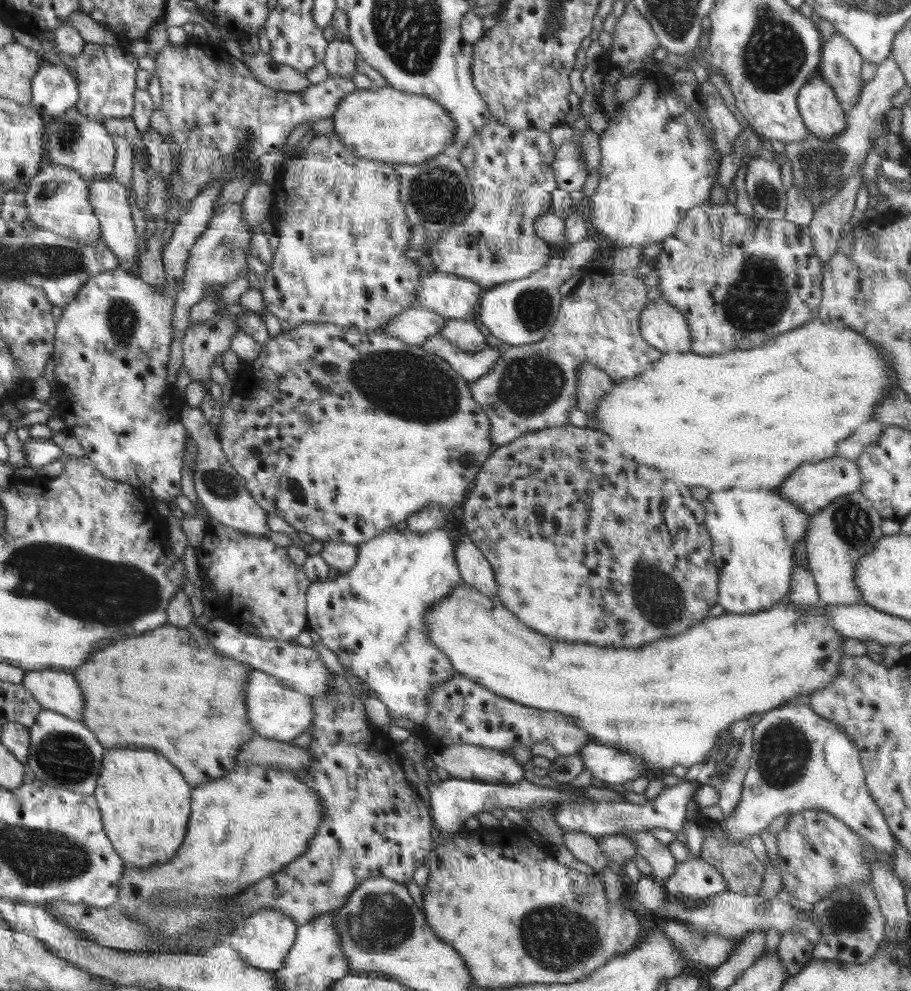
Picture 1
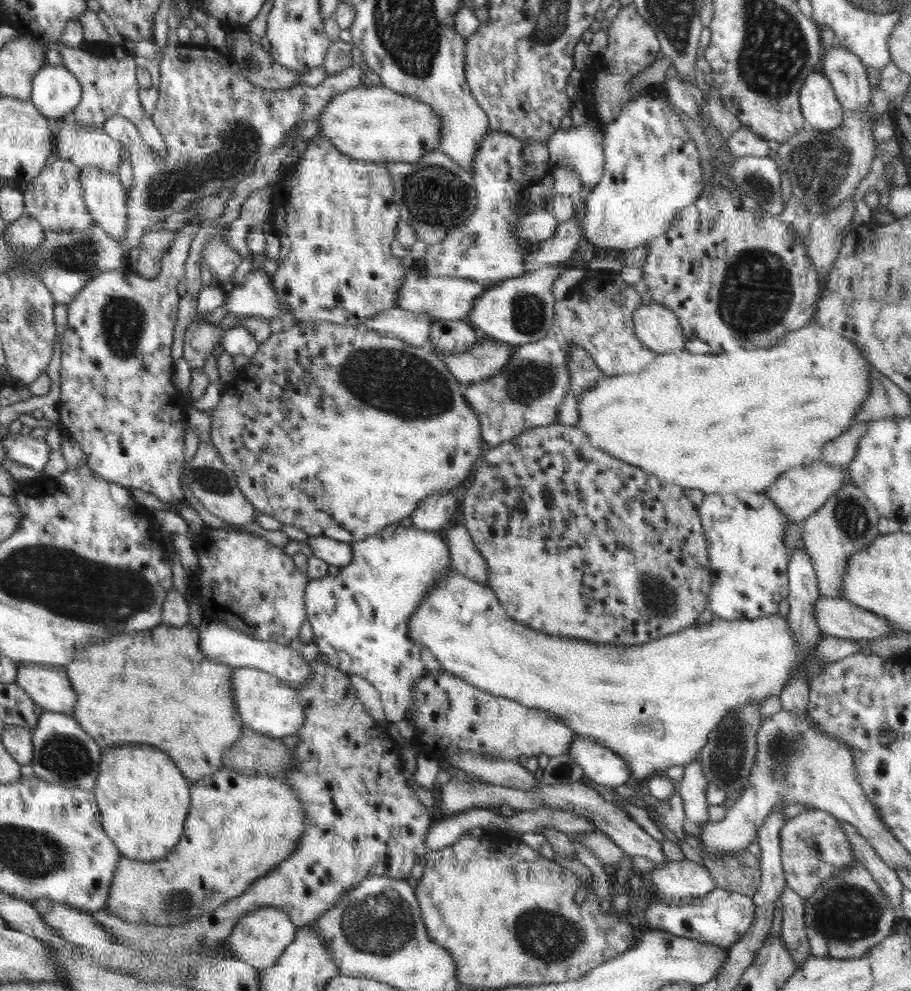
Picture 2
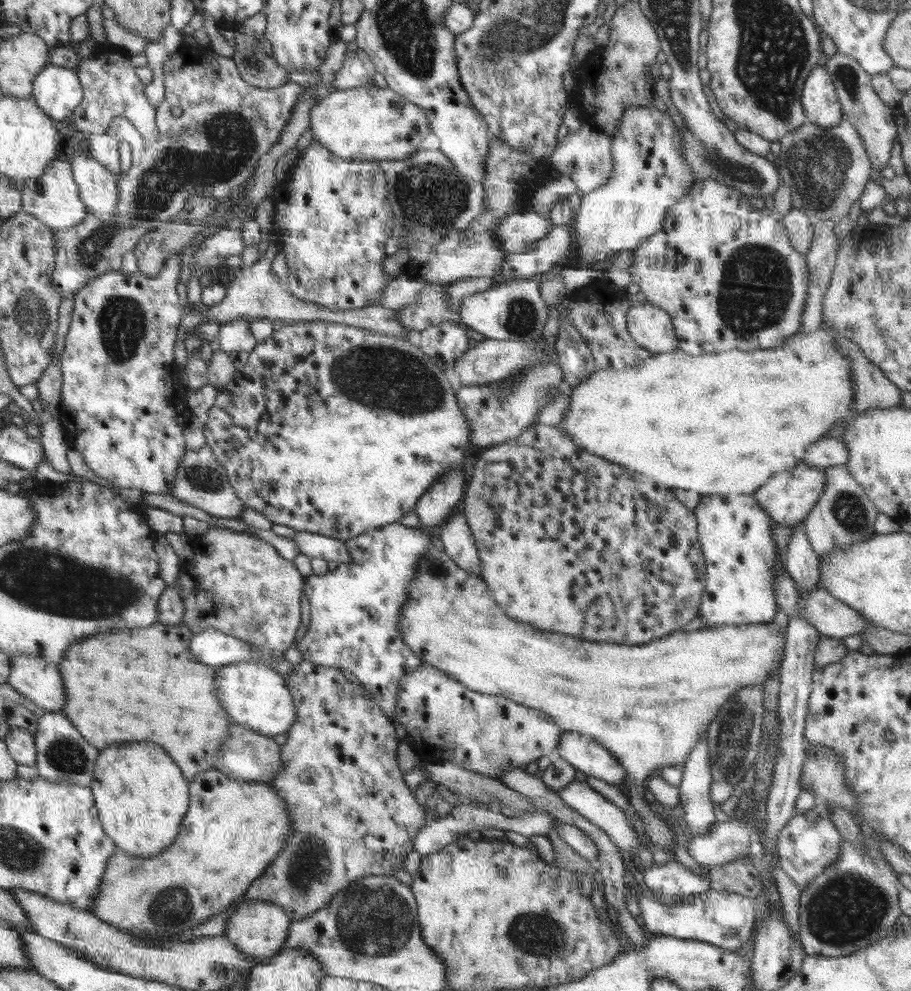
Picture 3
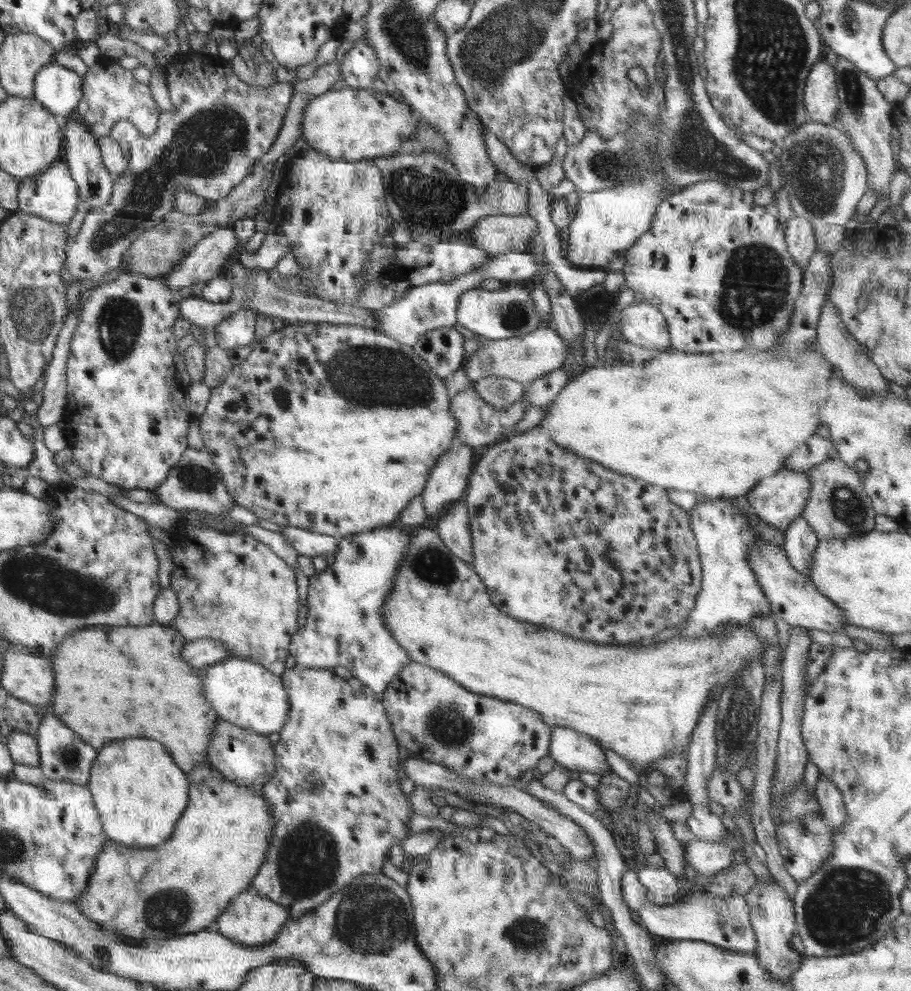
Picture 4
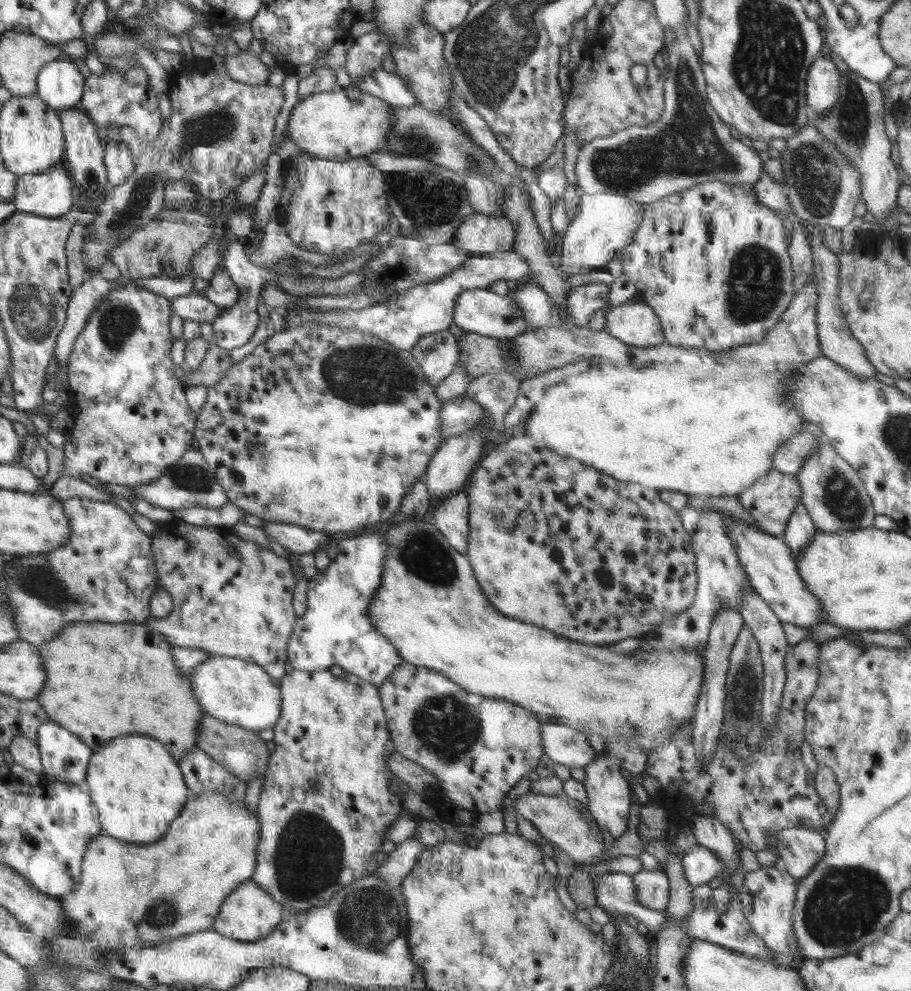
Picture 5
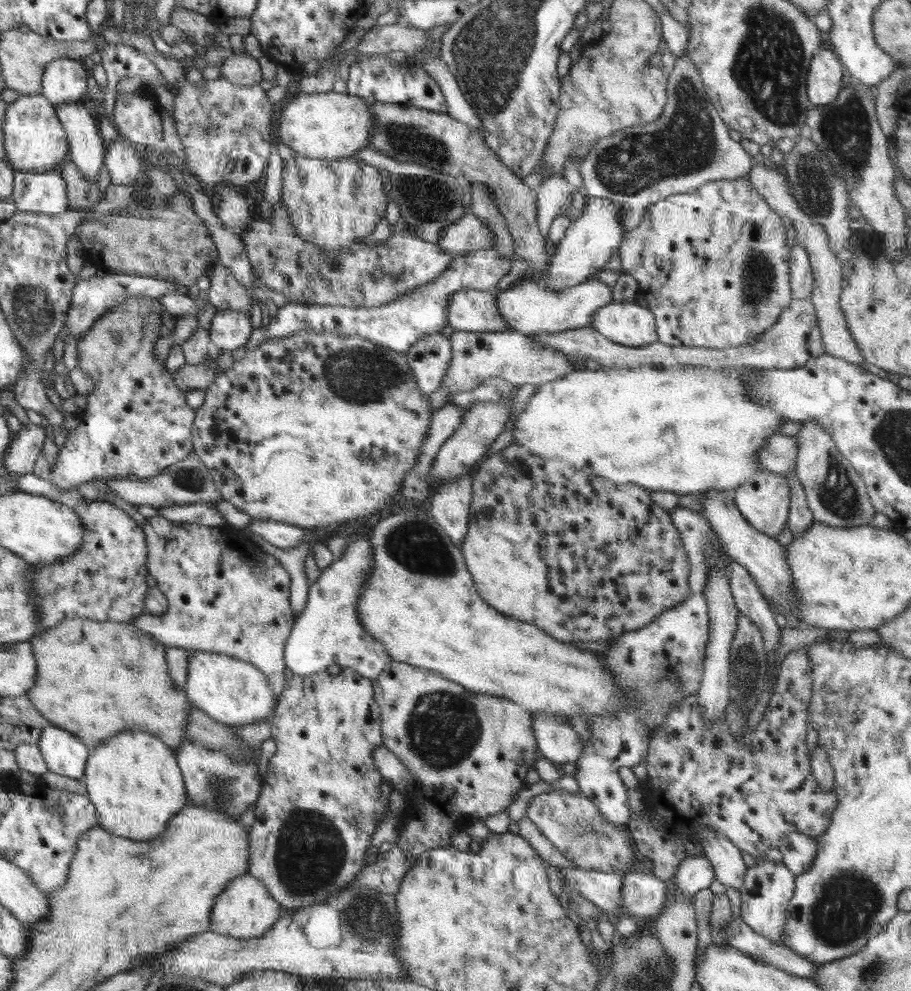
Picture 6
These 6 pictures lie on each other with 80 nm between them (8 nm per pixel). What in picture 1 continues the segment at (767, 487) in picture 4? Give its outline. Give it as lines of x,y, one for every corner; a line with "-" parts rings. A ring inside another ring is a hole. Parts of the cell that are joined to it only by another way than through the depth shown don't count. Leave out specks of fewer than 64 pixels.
834,456
820,462
804,463
795,468
778,486
780,497
797,504
806,514
818,514
830,502
859,491
862,477
858,462

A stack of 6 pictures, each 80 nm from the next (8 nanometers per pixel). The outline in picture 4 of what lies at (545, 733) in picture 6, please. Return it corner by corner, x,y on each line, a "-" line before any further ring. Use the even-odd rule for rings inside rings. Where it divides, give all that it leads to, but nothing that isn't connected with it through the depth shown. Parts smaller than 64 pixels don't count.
552,727
548,752
568,770
614,774
598,742
576,730

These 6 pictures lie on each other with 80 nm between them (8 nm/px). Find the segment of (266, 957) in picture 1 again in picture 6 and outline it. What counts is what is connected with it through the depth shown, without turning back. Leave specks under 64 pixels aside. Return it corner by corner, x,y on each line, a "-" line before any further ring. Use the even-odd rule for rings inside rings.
248,872
236,880
232,880
217,898
216,906
212,910
209,930
216,934
236,938
261,937
281,920
282,915
281,903
272,896
265,883
250,876

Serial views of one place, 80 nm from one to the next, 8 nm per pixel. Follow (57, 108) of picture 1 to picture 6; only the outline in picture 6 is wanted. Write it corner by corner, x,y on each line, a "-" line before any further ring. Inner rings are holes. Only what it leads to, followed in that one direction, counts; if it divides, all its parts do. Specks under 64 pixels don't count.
59,58
45,69
41,94
56,106
76,103
88,86
88,72
80,60

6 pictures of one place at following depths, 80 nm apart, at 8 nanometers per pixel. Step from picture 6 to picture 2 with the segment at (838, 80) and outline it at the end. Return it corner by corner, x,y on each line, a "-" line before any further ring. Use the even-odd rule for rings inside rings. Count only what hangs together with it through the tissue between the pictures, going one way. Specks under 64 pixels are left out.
820,69
810,73
803,82
799,105
807,127
816,131
834,130
843,123
844,110
829,78

